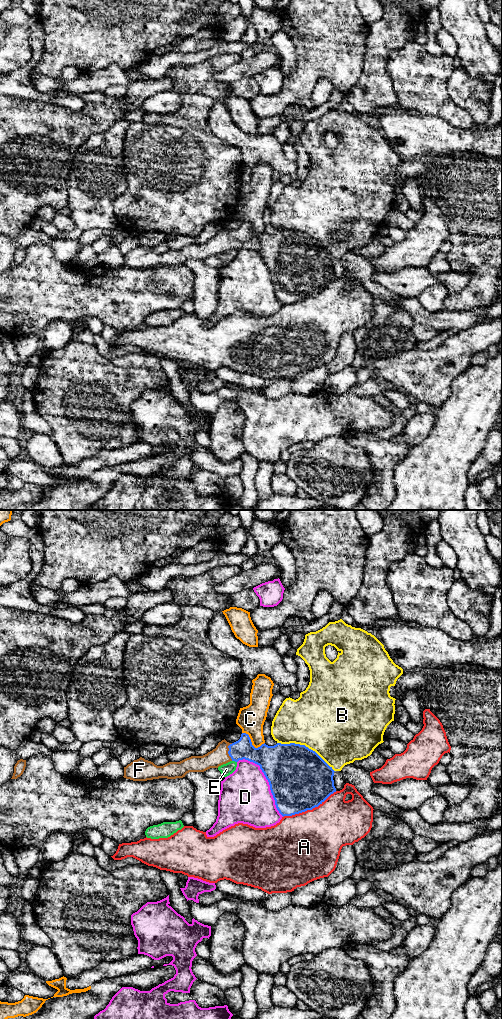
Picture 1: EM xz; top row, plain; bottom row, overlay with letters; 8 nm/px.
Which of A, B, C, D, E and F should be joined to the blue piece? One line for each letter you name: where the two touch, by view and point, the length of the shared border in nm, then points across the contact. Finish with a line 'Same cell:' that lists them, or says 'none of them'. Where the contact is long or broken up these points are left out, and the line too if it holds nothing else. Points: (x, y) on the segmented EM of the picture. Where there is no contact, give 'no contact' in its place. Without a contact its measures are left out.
F: contact xz (228, 752); length 140 nm; way xz (242, 749), (228, 752), (218, 756)
Same cell: F

